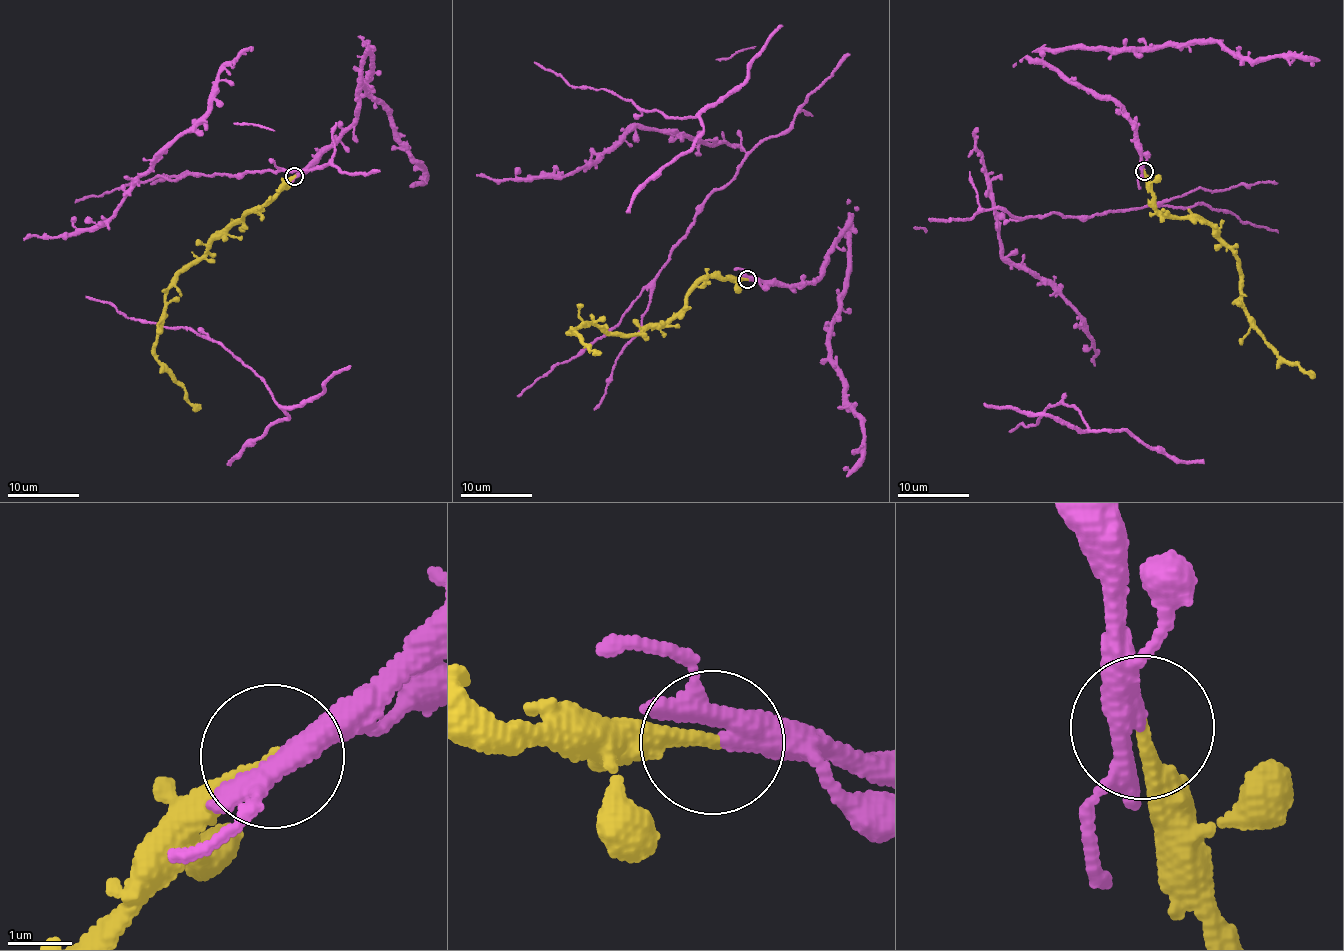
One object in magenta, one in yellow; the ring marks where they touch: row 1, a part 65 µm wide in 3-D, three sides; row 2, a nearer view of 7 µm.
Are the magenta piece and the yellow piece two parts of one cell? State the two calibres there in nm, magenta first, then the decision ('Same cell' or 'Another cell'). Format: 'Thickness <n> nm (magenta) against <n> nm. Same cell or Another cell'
Thickness 300 nm (magenta) against 280 nm. Same cell

